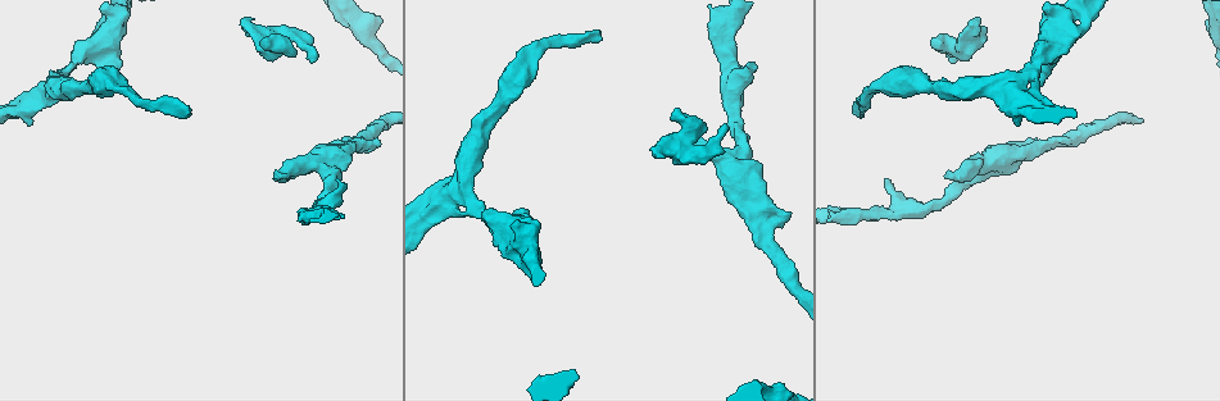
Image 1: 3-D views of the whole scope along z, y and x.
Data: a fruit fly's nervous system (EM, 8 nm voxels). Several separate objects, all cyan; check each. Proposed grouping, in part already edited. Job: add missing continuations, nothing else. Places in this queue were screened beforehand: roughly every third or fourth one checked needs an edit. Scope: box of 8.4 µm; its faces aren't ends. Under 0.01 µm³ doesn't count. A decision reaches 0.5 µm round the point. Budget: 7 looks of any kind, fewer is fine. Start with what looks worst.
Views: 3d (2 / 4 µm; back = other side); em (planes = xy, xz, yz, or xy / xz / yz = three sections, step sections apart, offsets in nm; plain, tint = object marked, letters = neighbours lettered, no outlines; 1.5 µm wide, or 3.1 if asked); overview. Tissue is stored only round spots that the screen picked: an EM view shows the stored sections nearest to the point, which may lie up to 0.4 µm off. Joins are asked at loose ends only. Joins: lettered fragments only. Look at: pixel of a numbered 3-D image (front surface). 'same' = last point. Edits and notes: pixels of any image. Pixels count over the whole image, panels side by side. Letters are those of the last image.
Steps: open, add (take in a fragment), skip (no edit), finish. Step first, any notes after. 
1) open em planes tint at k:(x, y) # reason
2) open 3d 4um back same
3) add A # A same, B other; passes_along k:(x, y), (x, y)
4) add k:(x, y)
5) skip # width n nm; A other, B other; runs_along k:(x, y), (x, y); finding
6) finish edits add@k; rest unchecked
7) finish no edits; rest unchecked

open 3d 2um at 1:(886, 178) # branch stops here

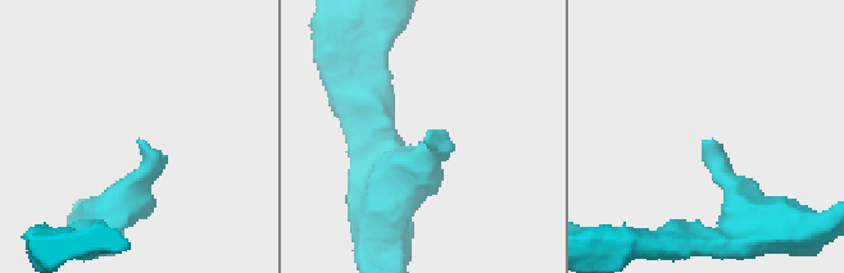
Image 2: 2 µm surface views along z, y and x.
open em xy step 8 letters at 2:(707, 141) # now the EM

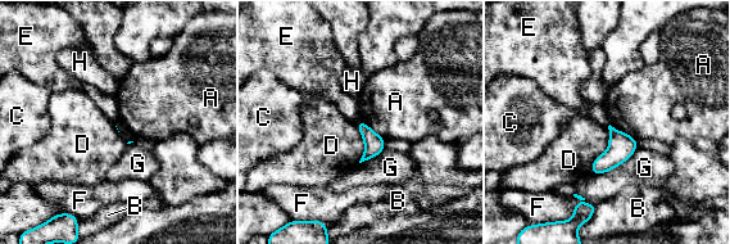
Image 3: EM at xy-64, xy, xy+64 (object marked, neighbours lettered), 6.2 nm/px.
skip # A other, B other, C other, D other, E other, F other, G other, H other; border 3:(359, 118), (356, 122); no lettered fragment goes on from it

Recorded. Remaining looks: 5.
open 3d 2um at 1:(664, 155) # an open end

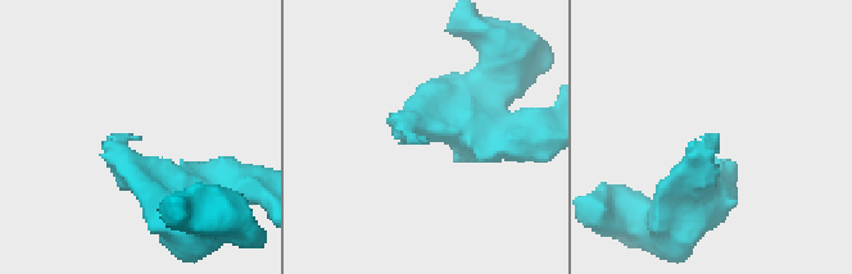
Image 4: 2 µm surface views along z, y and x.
open em planes letters at 4:(421, 143)

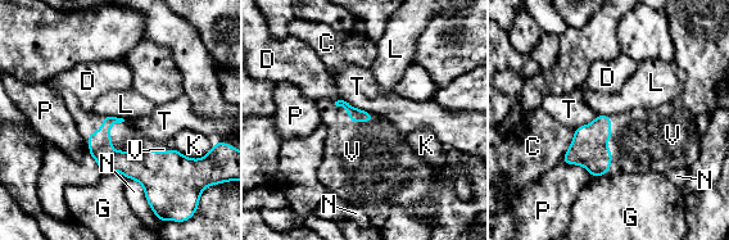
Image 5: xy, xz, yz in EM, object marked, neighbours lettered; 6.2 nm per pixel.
add V # longest_contact V 280 nm; C other, D other, G other, K other, L other, N other, P other, T other, V same; passes_along 5:(354, 114), (352, 121), (352, 152); the neuron continues

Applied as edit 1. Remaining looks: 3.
open overview # redraw

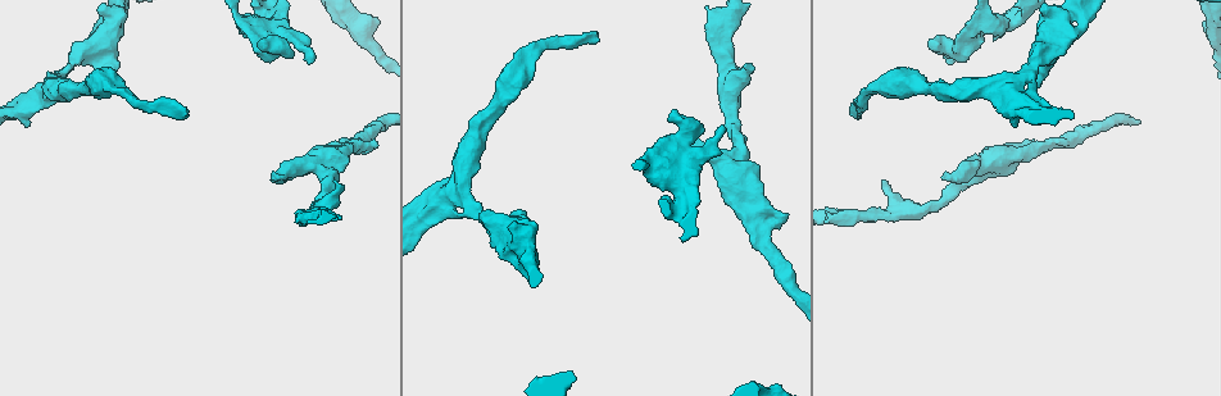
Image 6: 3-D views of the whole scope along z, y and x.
open em planes letters at 6:(28, 124) # free end

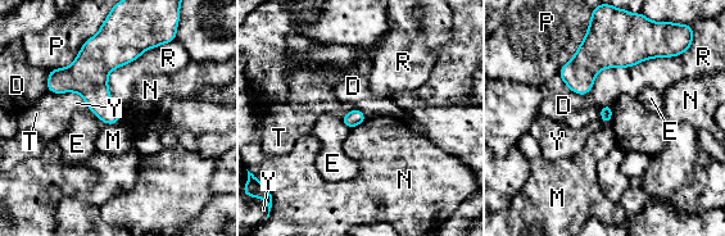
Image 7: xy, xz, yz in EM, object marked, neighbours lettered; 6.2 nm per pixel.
skip # D other, E other, M other, N other, P other, R other, T other, Y other; border 7:(612, 104), (610, 123); no lettered fragment goes on from it

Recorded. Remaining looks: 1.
finish edits add@5; rest unchecked

